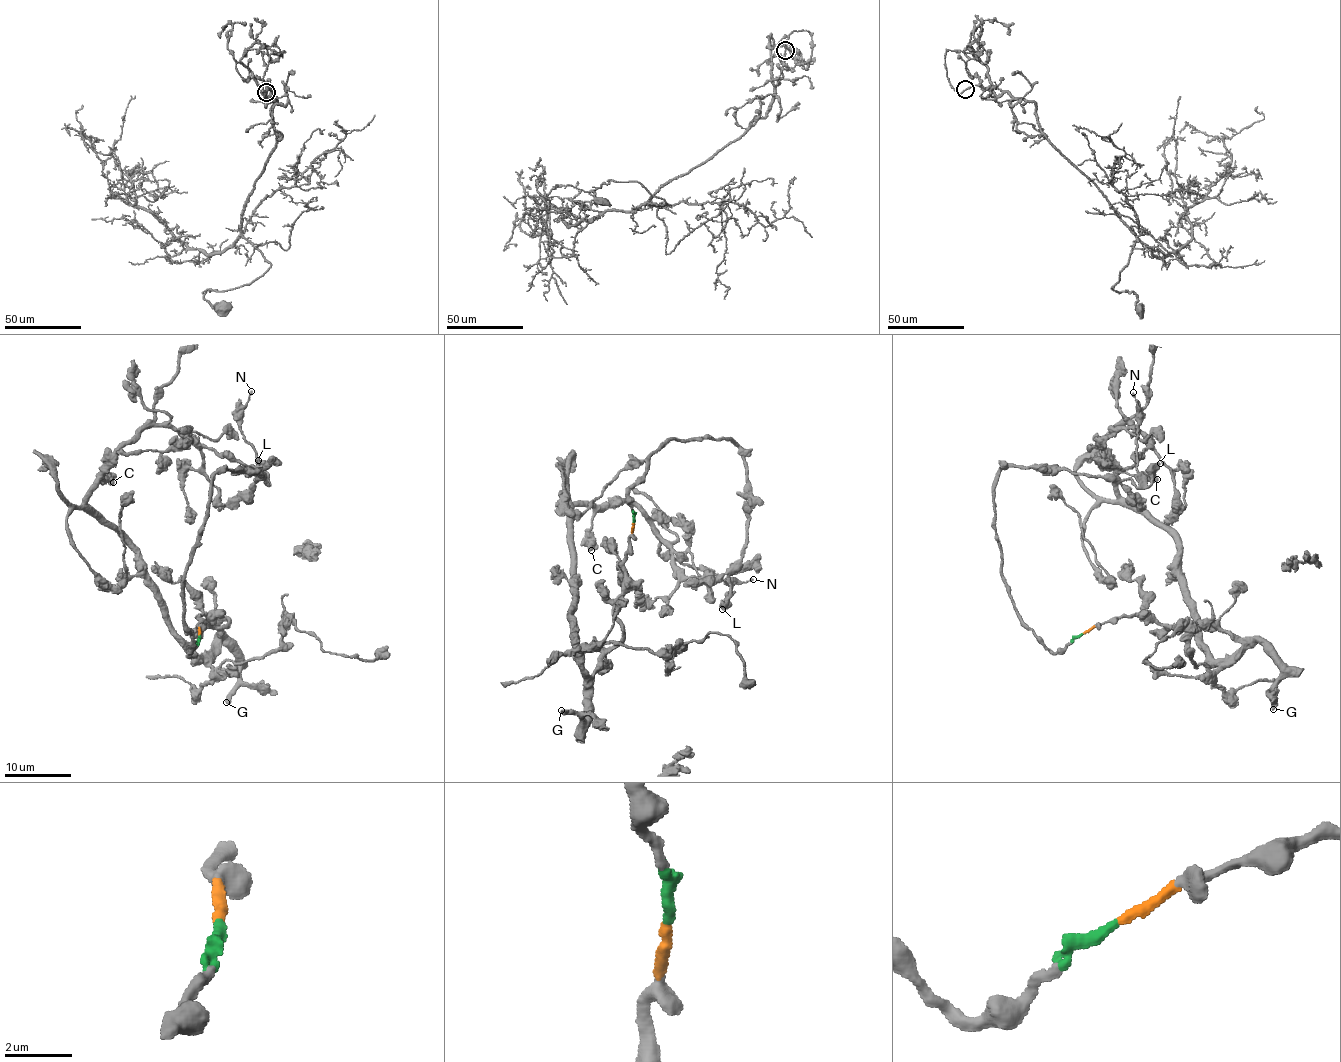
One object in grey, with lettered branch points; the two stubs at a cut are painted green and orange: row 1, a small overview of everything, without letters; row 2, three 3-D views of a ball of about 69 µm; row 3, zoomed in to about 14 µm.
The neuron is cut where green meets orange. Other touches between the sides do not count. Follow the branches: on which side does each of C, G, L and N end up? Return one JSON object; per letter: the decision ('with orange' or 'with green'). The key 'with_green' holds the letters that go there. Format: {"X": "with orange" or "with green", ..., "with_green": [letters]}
{"C": "with orange", "G": "with orange", "L": "with green", "N": "with green", "with_green": ["L", "N"]}

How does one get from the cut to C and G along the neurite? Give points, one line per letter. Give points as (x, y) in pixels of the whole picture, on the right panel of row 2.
C: (1082, 634), (1152, 616), (1243, 643), (1213, 658), (1172, 538), (1129, 507), (1116, 477), (1157, 480)
G: (1082, 634), (1120, 617), (1152, 616), (1179, 629), (1212, 625), (1240, 638), (1258, 640), (1281, 670), (1273, 709)

